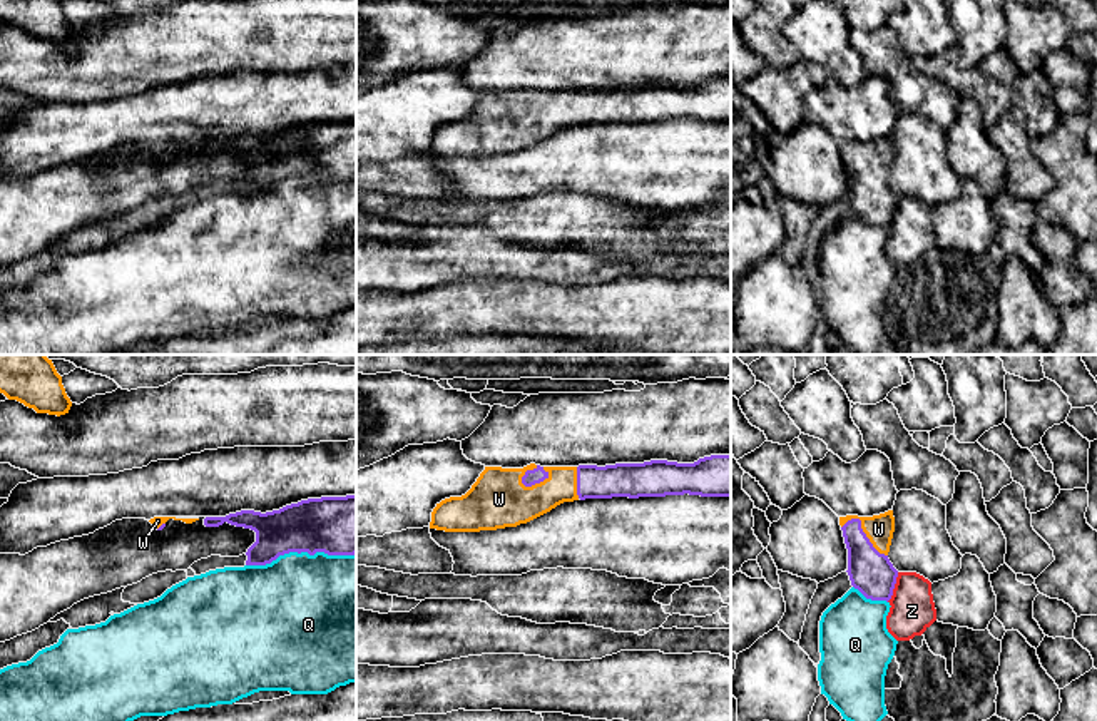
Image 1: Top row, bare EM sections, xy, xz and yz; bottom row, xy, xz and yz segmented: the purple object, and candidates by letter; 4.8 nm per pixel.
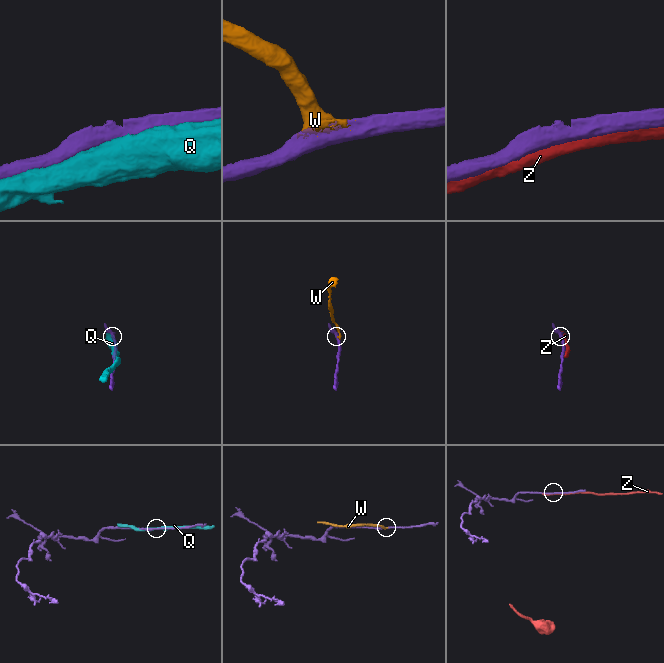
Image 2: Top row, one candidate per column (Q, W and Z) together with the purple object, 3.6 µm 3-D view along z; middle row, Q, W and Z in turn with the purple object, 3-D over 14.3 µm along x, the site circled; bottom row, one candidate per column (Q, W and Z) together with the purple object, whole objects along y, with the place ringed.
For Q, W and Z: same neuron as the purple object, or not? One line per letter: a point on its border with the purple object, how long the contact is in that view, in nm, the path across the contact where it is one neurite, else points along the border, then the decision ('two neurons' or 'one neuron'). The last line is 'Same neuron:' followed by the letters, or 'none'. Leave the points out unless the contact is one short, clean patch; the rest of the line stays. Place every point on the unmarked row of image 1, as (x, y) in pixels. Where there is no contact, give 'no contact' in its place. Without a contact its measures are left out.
Q: meets purple in xy at (300, 178); contact 550 nm long; two neurons
W: meets purple in xz at (535, 107); contact 150 nm long; one neuron
Z: meets purple in yz at (893, 213); contact 160 nm long; two neurons
Same neuron: W

